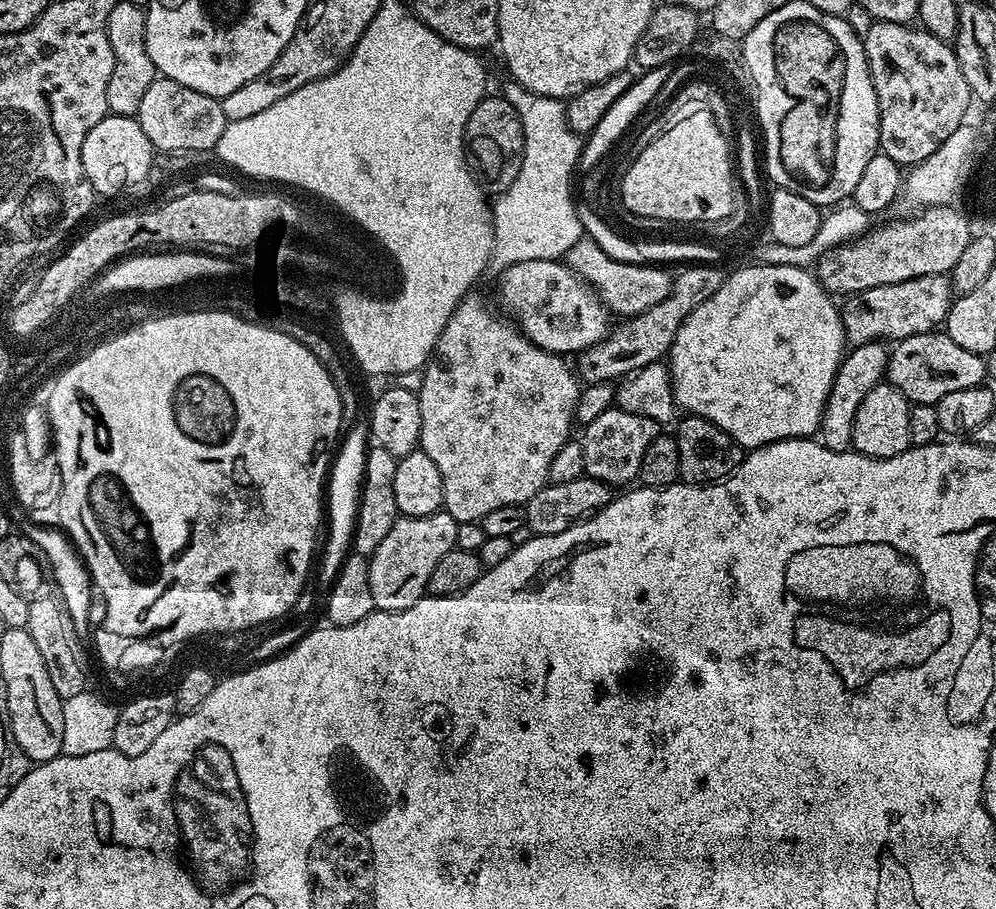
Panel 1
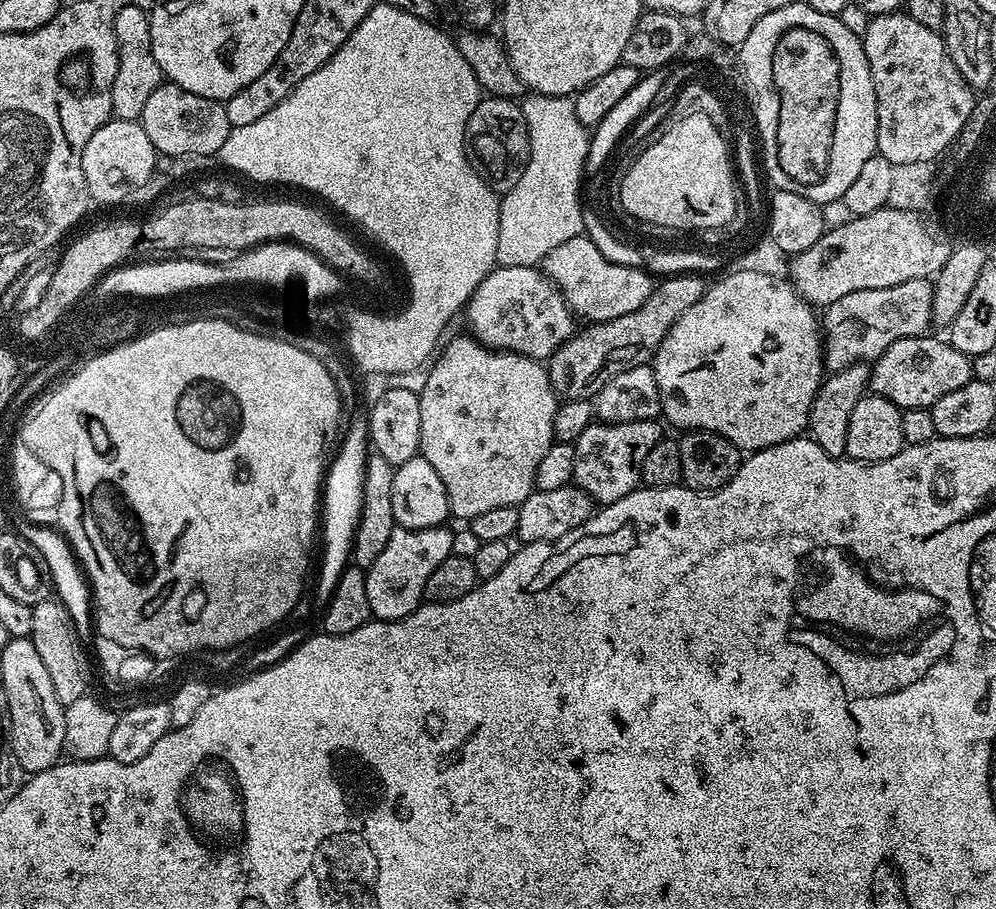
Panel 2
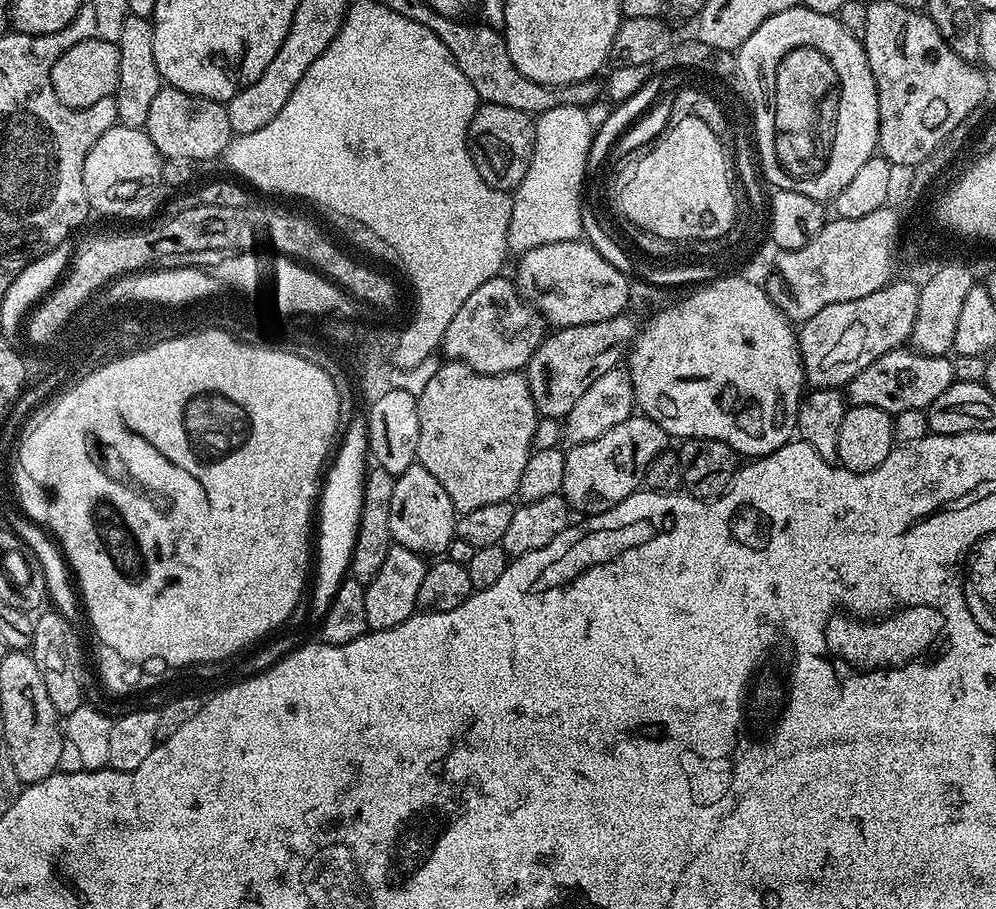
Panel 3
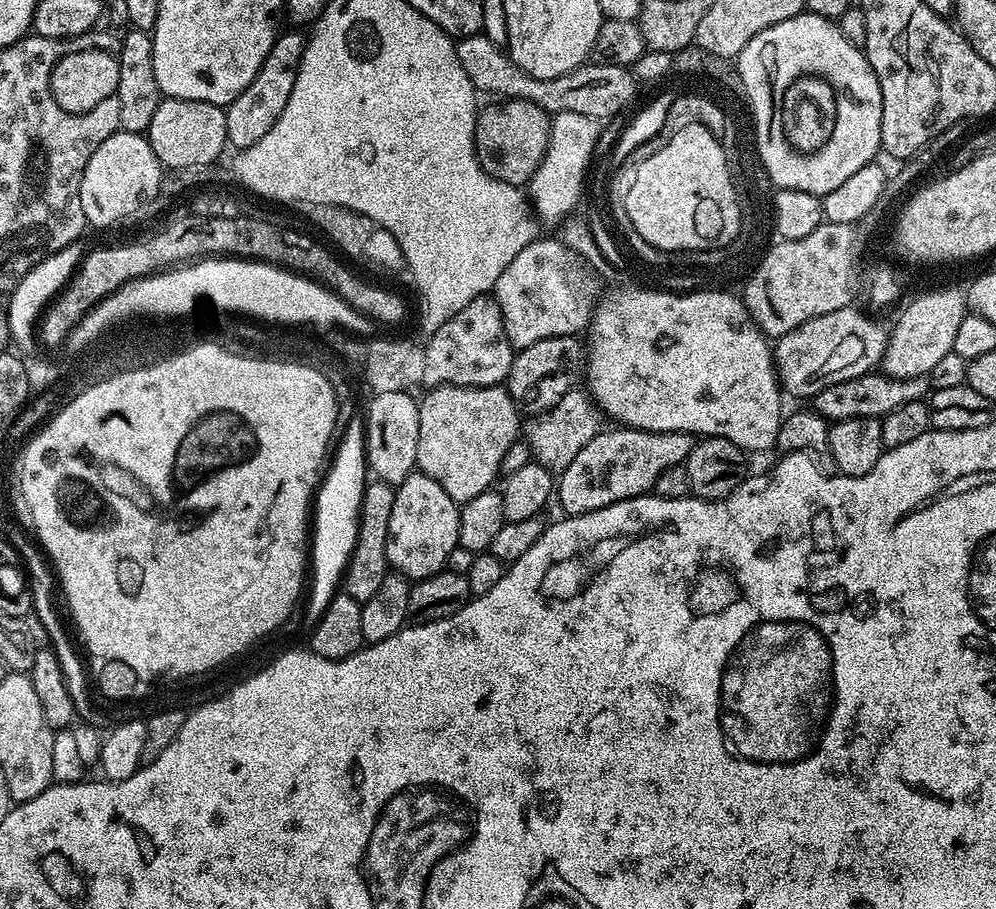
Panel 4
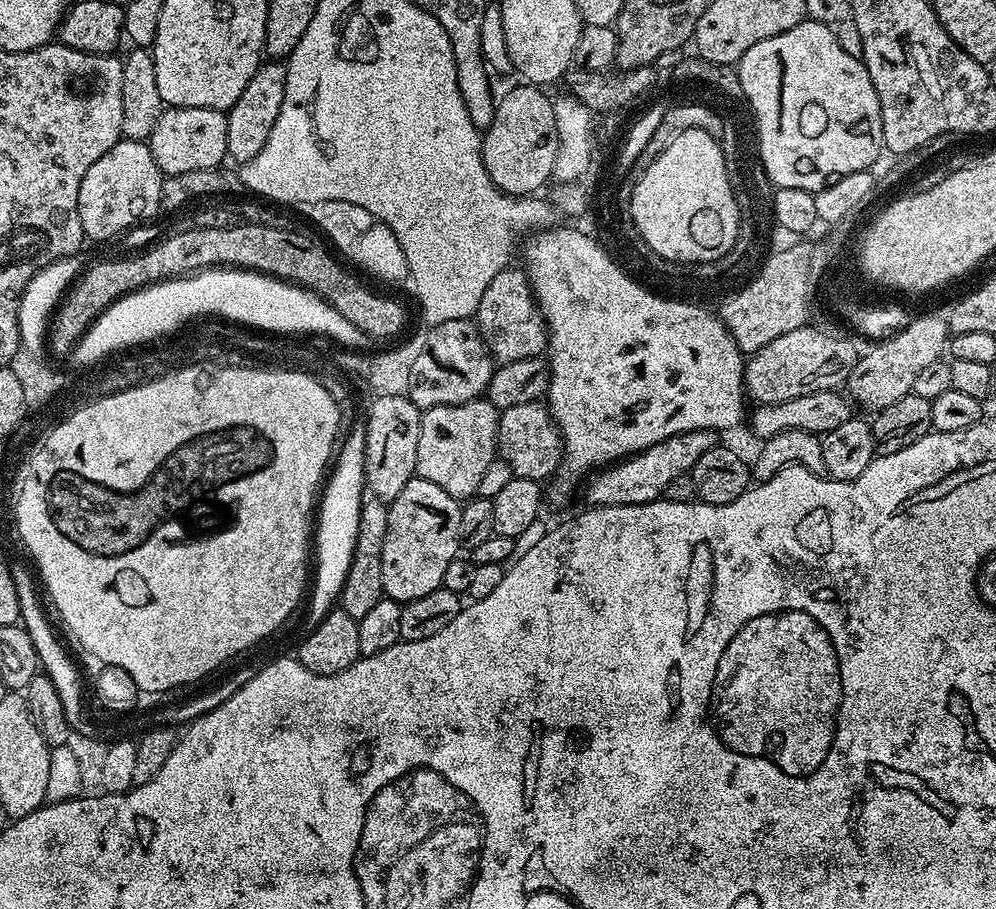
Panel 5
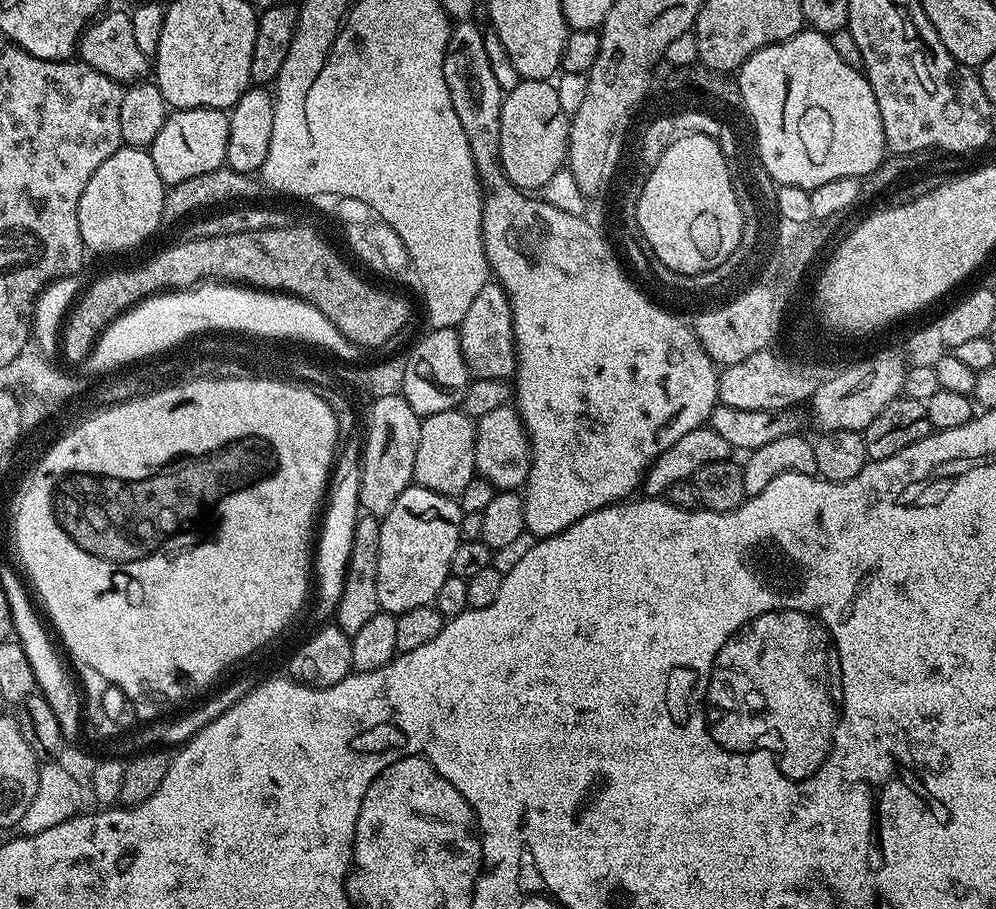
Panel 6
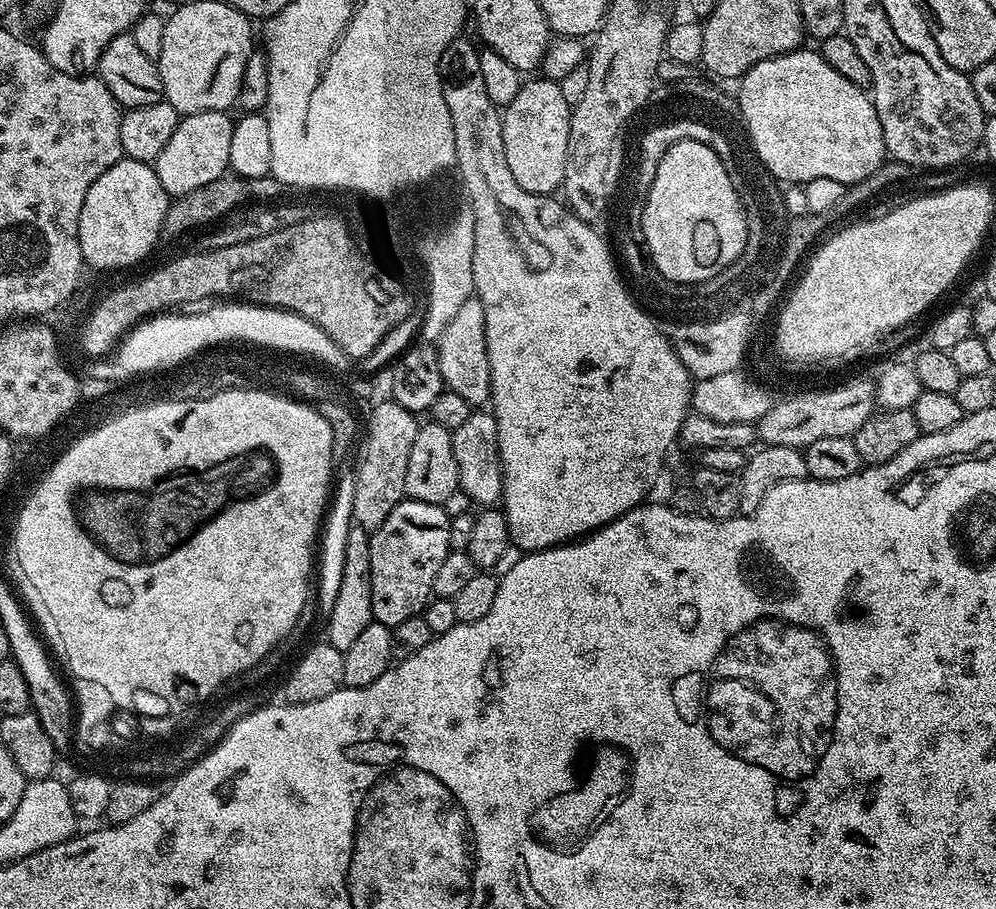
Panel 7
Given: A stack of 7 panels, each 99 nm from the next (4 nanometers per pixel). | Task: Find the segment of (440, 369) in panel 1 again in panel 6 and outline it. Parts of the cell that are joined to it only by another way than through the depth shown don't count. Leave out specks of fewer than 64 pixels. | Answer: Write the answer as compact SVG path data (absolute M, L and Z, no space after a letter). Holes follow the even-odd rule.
M451 408L442 414L430 414L420 421L418 450L414 454L413 481L426 490L460 498L470 481L478 476L474 462L476 420L464 411Z

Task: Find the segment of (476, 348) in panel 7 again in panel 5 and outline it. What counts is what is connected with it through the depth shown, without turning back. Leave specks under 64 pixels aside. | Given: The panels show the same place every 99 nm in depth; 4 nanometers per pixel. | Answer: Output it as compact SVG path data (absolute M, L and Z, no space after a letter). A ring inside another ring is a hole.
M520 266L503 268L486 286L486 294L482 294L482 302L474 317L480 327L482 338L488 343L493 361L500 364L518 362L531 356L543 357L548 346L548 329L544 323L544 315L536 303L536 293L532 291L532 283L528 281L528 273Z

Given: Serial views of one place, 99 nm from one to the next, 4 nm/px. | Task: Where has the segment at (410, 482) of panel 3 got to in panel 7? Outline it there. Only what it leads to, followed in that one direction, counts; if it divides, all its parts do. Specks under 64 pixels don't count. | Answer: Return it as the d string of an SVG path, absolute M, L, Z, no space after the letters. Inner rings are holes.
M403 499L390 518L370 536L370 602L375 623L394 629L398 622L421 615L432 596L434 577L442 558L450 550L450 526L447 513L439 504Z

